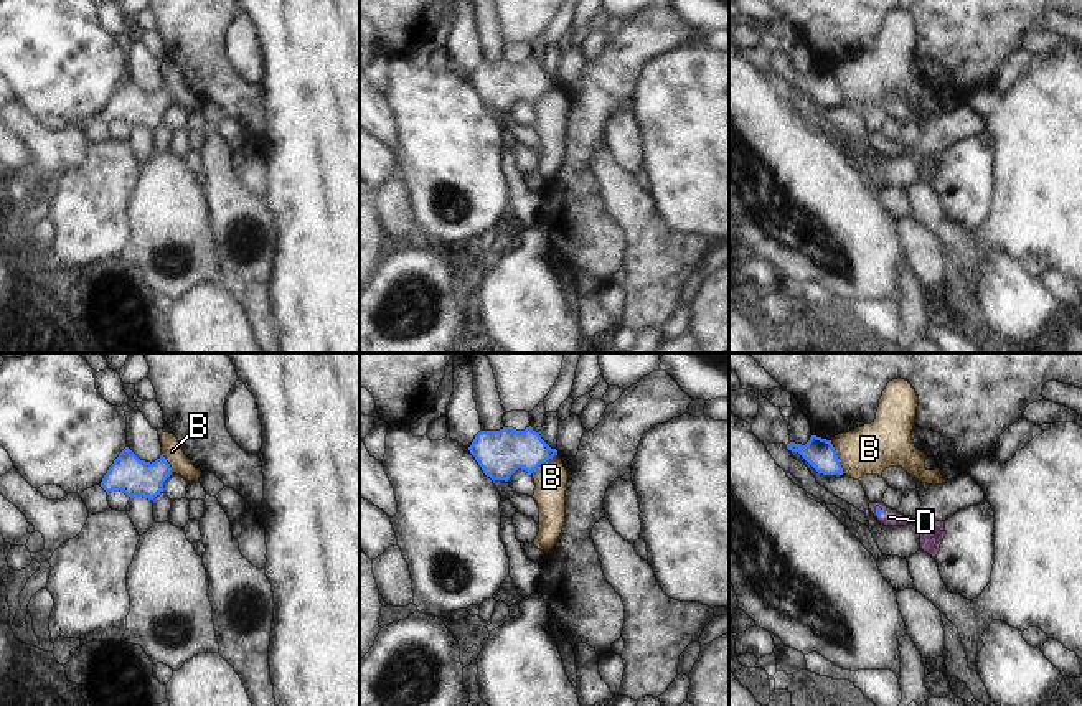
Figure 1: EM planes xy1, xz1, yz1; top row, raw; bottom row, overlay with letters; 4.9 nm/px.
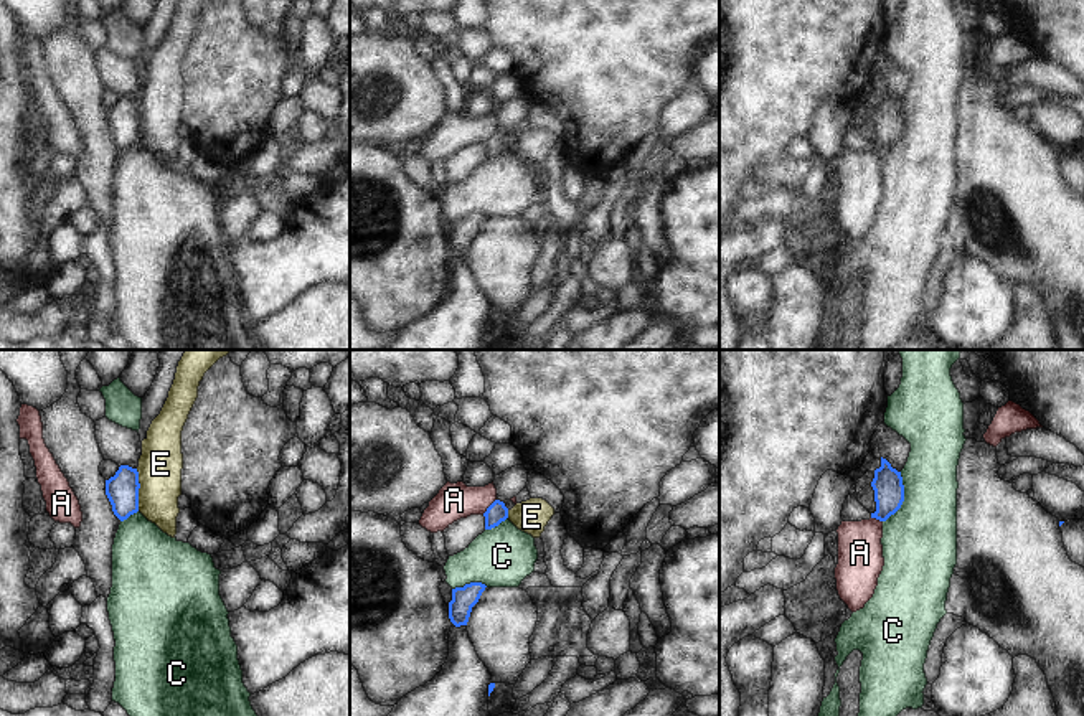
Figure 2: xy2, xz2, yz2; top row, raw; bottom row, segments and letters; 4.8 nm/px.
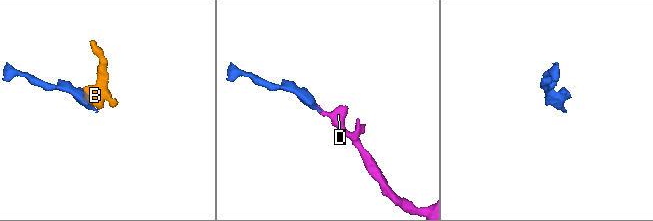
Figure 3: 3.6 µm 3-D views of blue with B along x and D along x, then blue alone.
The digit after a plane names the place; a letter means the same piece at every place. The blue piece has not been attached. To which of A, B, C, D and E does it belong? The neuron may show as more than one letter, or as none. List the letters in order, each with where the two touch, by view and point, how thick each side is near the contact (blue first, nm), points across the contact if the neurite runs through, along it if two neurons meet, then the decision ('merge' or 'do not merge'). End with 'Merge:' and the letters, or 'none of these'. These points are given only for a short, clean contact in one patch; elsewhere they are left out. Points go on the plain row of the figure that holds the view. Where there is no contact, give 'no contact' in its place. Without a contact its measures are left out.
A: contact xz2 (489, 137); calibres 100 and 180 nm; border xz2 (495, 129), (482, 144); do not merge
B: contact yz1 (837, 88); calibres 150 and 240 nm; border yz1 (830, 71), (845, 103); do not merge
C: contact yz2 (903, 129); calibres 150 and 360 nm; border yz2 (901, 103), (903, 134), (883, 152); do not merge
D: contact yz1 (876, 142); calibres 30 and 80 nm; way yz1 (878, 141), (876, 142), (889, 147); merge
E: contact xy2 (137, 121); calibres 160 and 220 nm; border xy2 (136, 99), (139, 141); do not merge
Merge: D

